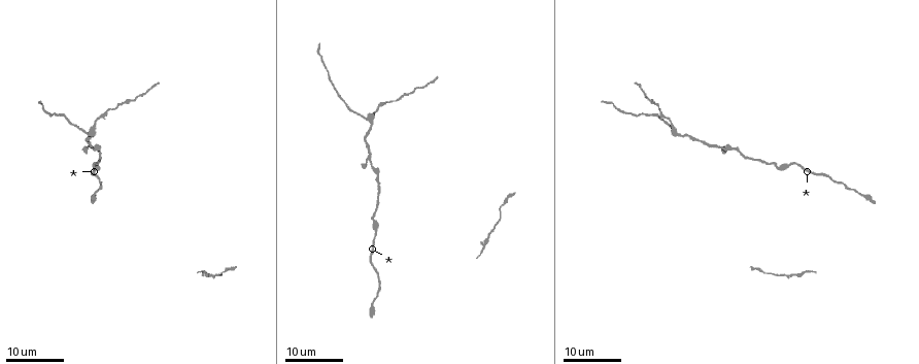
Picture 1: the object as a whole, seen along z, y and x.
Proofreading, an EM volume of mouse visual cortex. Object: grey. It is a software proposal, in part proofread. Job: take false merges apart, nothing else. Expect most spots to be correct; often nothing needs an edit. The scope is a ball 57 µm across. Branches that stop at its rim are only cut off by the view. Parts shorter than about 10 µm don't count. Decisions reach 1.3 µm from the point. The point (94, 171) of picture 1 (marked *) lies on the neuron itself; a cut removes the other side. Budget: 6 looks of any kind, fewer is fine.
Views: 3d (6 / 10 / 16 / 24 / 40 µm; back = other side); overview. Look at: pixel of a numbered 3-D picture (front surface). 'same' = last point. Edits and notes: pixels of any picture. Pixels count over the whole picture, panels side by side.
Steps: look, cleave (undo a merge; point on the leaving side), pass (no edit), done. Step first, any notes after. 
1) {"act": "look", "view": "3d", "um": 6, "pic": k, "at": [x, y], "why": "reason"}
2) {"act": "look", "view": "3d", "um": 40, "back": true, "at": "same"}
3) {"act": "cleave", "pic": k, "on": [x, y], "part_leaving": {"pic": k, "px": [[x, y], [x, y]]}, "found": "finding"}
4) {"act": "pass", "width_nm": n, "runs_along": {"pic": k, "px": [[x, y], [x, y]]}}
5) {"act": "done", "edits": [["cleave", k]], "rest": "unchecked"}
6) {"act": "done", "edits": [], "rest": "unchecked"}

{"act": "look", "view": "3d", "um": 24, "pic": 1, "at": [755, 158], "why": "a narrow waist"}

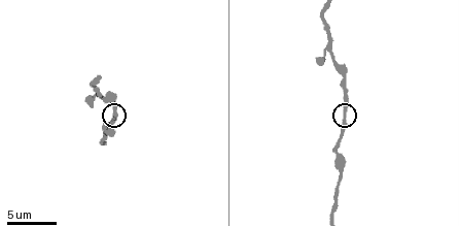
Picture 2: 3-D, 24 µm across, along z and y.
{"act": "look", "view": "3d", "um": 6, "pic": 2, "at": [344, 116], "why": "closer look"}

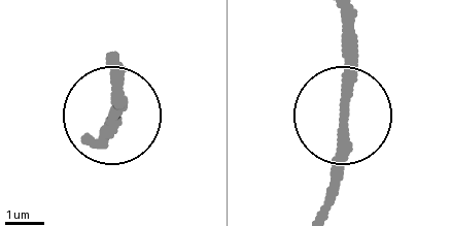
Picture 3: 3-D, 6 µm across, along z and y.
{"act": "pass", "found": "one neuron here"}

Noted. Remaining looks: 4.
{"act": "look", "view": "3d", "um": 10, "pic": 2, "at": [322, 19], "why": "thin neck"}

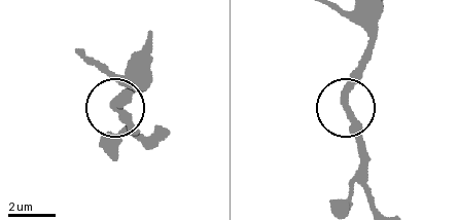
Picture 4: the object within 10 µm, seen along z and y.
{"act": "pass", "found": "all the same neuron"}

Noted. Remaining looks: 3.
{"act": "look", "view": "3d", "um": 24, "pic": 1, "at": [89, 132]}

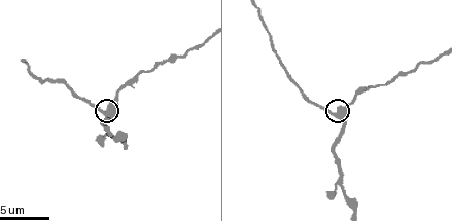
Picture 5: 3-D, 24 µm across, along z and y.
{"act": "look", "view": "3d", "um": 10, "pic": 5, "at": [104, 110], "why": "zoom in"}

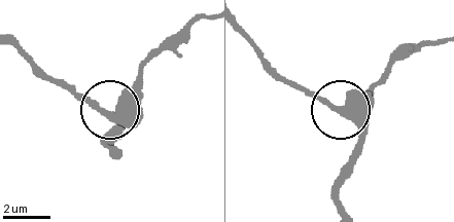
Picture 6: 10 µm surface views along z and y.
{"act": "pass", "side_arm_um": 18, "runs_along": {"pic": 6, "px": [[338, 206], [344, 170], [359, 141], [346, 113], [381, 77]]}, "found": "one neuron here"}

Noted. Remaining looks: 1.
{"act": "done", "edits": [], "rest": "unchecked"}

